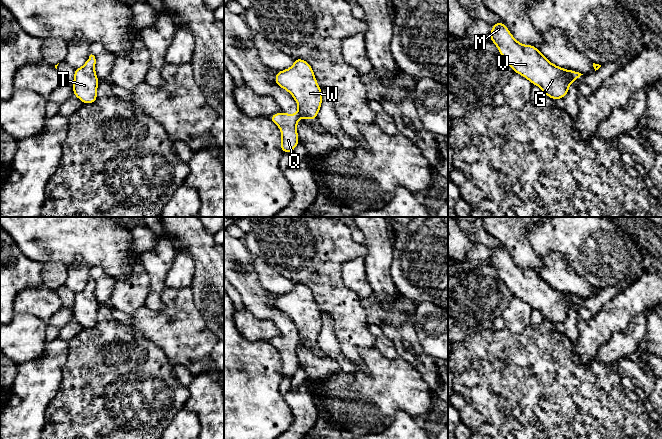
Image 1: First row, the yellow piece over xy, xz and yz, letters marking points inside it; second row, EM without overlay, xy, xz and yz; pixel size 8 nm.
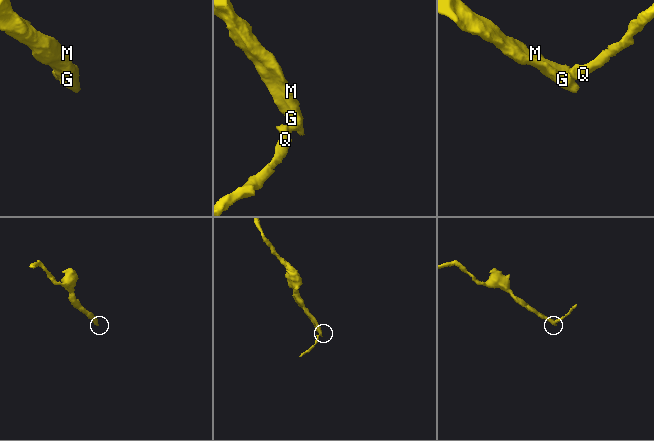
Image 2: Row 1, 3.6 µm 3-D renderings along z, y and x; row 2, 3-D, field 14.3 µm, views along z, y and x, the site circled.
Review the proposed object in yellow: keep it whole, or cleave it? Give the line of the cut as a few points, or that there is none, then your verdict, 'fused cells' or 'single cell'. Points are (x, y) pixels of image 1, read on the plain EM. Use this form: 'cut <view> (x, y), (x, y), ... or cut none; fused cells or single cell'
cut yz (566, 294), (574, 305); fused cells

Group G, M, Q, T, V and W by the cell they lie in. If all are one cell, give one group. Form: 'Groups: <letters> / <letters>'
Groups: G M T V W / Q

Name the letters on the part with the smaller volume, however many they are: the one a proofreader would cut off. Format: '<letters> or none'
Q

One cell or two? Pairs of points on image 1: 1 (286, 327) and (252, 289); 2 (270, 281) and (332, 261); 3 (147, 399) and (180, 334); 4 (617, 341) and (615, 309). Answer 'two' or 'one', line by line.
1: one
2: two
3: two
4: two

